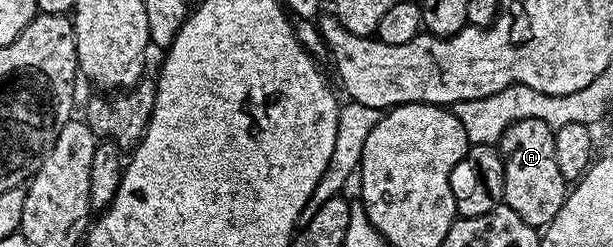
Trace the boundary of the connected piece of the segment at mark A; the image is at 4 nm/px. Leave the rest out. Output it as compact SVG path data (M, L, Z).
M525 118L512 122L504 131L500 140L500 152L504 163L504 191L502 201L524 223L535 227L545 227L560 211L566 201L568 183L560 175L556 164L556 143L554 129L540 119Z

